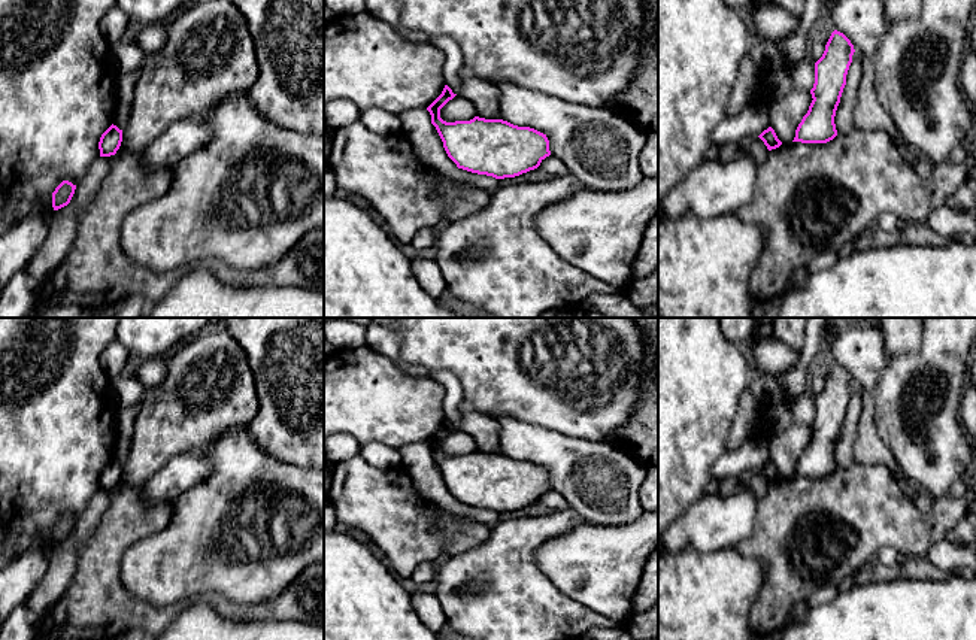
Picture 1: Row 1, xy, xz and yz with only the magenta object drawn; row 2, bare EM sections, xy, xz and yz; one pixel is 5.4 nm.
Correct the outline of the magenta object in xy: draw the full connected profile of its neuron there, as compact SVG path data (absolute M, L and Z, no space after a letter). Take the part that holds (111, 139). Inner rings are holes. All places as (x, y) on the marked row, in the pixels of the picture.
M110 125L100 137L98 149L100 157L115 155L122 142L122 130L116 125Z

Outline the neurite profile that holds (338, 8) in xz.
M324 0L334 18L349 16L366 10L366 0Z

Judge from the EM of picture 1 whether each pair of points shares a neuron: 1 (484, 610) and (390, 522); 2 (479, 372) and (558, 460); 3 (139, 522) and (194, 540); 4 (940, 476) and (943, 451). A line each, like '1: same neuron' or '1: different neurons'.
1: different neurons
2: different neurons
3: different neurons
4: same neuron

